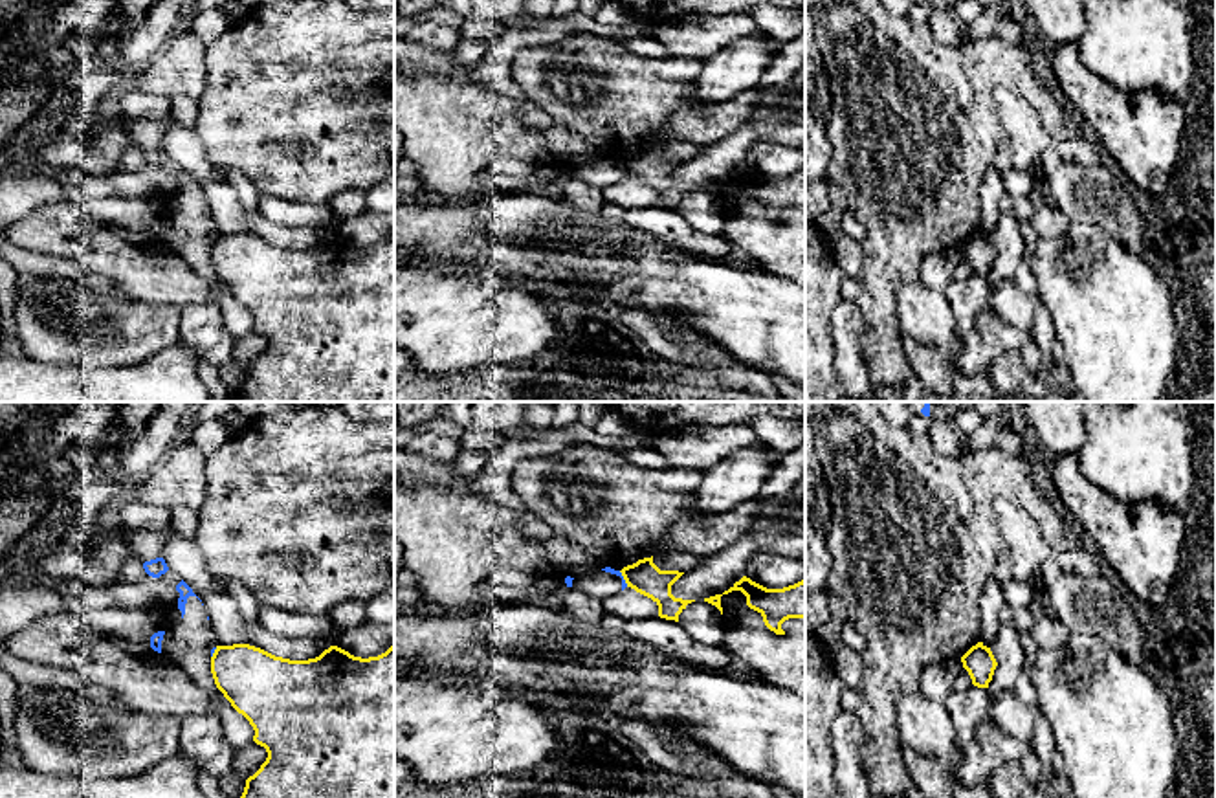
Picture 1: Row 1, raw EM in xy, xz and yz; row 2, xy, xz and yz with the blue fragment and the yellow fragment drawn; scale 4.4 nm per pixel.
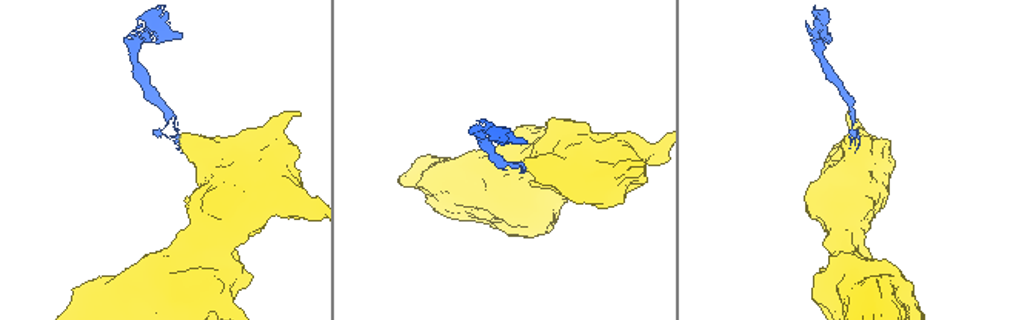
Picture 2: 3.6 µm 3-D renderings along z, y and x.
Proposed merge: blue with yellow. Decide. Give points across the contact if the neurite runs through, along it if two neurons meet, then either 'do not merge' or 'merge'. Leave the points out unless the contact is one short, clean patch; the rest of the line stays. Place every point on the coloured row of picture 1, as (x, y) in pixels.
border xz (619, 571), (628, 586); do not merge

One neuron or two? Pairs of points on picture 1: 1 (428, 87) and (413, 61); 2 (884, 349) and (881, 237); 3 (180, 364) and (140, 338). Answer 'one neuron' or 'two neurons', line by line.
1: two neurons
2: one neuron
3: two neurons

